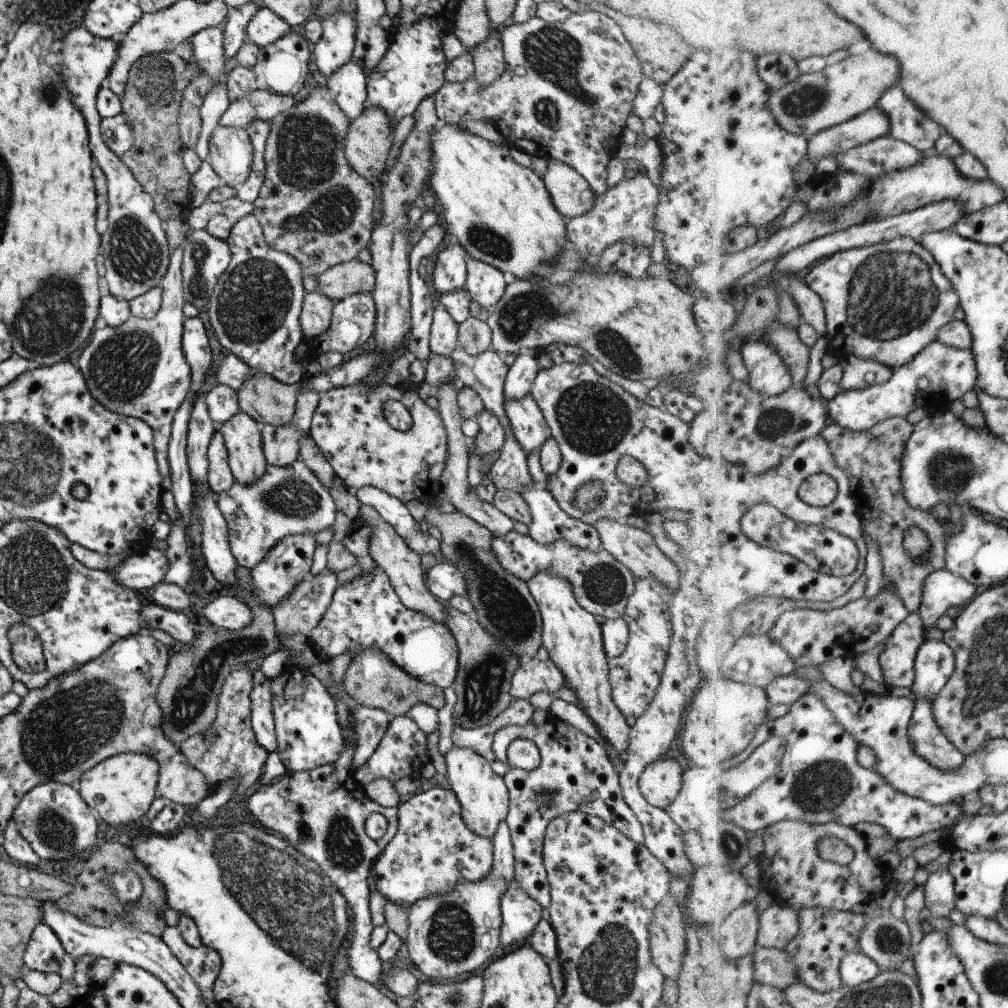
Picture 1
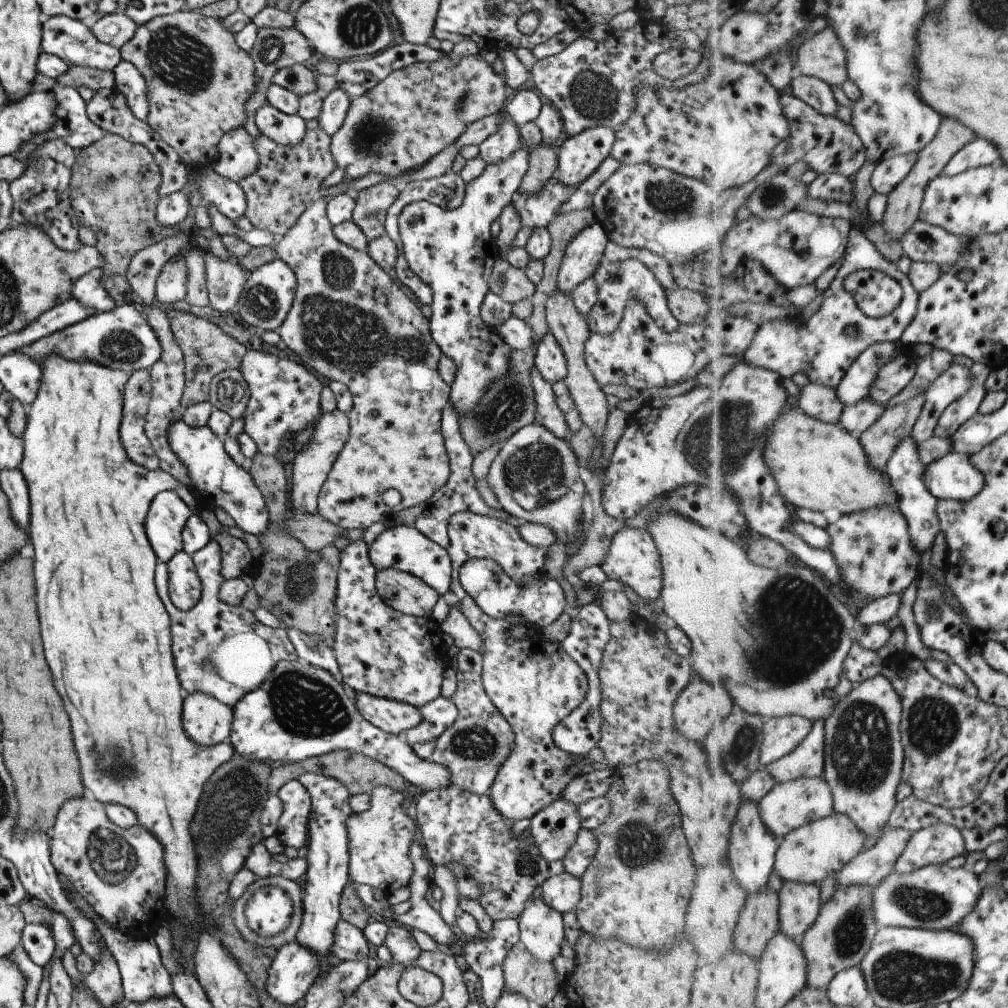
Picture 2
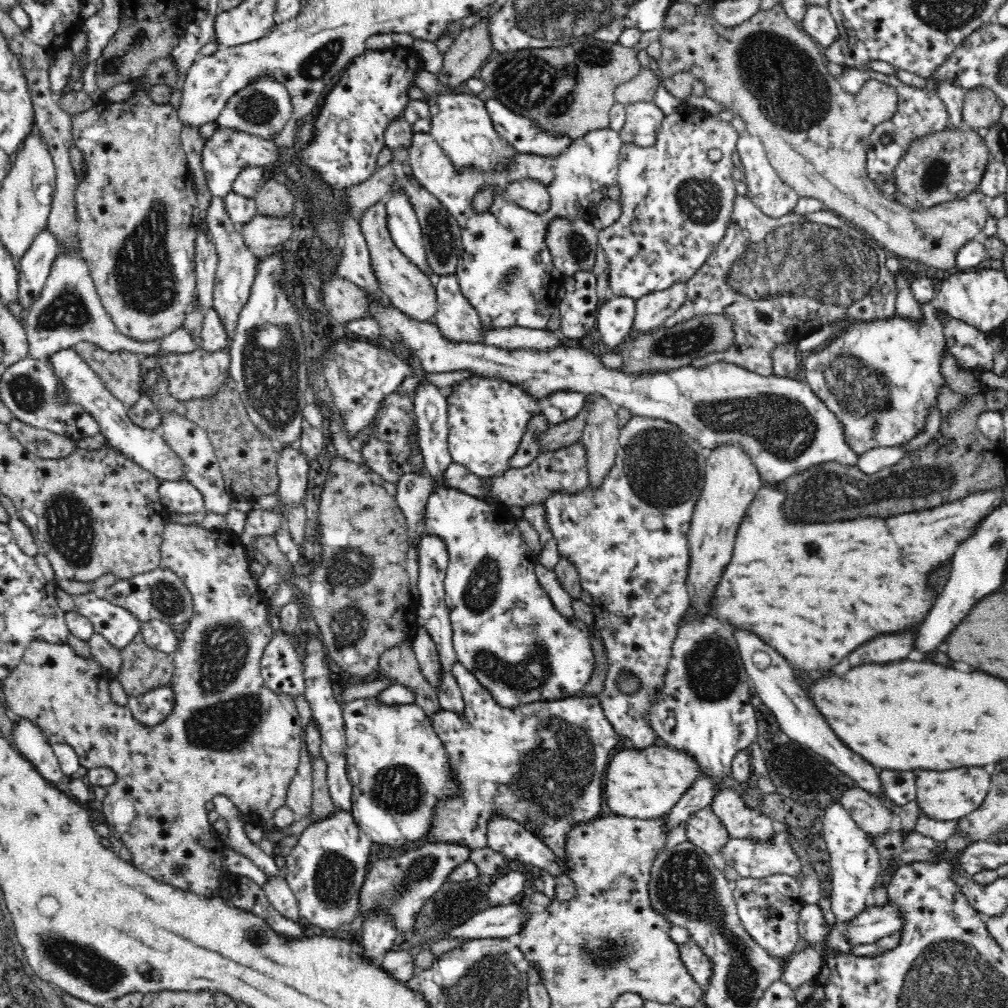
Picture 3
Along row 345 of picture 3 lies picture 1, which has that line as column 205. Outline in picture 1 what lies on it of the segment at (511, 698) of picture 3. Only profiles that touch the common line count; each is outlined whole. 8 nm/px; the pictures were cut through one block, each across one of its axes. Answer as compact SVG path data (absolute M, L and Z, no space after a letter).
M227 385L213 386L204 395L204 401L209 420L213 422L215 427L225 424L231 416L240 412L236 390Z

